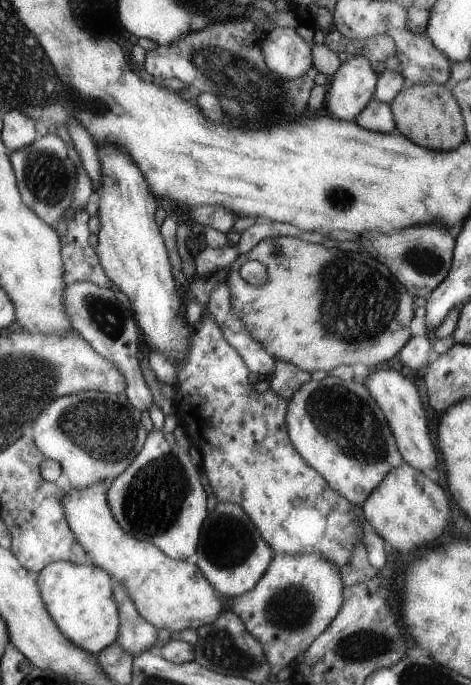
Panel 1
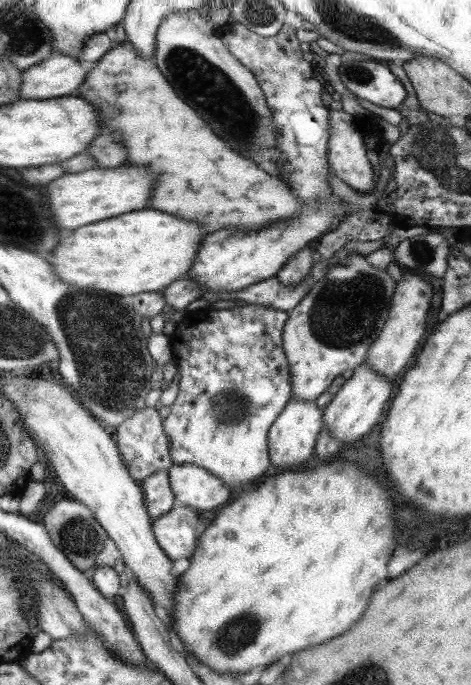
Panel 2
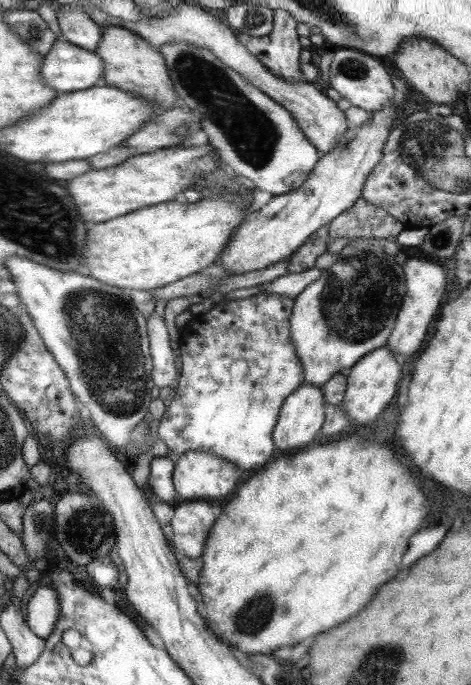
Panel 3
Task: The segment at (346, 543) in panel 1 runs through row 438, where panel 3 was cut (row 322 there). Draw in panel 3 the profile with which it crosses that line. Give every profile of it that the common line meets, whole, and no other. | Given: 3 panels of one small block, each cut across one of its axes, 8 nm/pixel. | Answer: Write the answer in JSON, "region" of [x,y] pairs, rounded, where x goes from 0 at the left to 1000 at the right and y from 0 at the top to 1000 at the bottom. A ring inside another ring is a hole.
{"region":[[[552,426],[518,436],[467,438],[439,455],[425,457],[382,488],[386,537],[376,549],[378,565],[357,599],[340,612],[335,638],[365,660],[367,670],[403,660],[437,660],[493,674],[516,689],[577,672],[577,634],[592,612],[603,582],[645,561],[643,531],[618,492],[616,463],[626,436],[597,429]]]}

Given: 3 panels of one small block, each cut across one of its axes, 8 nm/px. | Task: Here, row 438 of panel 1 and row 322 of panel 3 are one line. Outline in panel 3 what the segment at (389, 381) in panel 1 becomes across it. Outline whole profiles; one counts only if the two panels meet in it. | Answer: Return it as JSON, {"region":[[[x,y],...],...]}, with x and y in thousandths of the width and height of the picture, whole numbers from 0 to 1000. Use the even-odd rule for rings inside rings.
{"region":[[[904,375],[868,377],[856,390],[864,406],[862,432],[843,461],[843,472],[820,504],[841,520],[858,526],[862,520],[875,520],[875,514],[883,514],[896,505],[904,485],[909,485],[909,476],[928,466],[926,457],[936,453],[934,444],[938,444],[938,435],[947,429],[947,400],[938,382],[919,381]]]}

